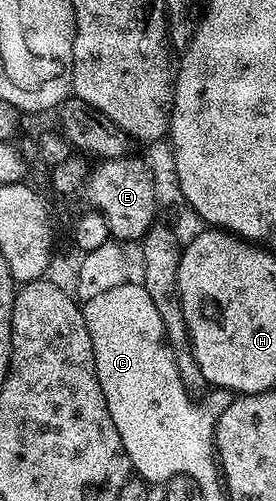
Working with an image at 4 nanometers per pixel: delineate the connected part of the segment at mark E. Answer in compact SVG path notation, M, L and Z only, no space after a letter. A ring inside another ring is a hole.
M137 157L137 158L136 158ZM143 157L110 158L99 163L86 180L86 191L92 197L91 205L108 220L108 232L121 243L139 243L157 221L158 205L155 184Z

